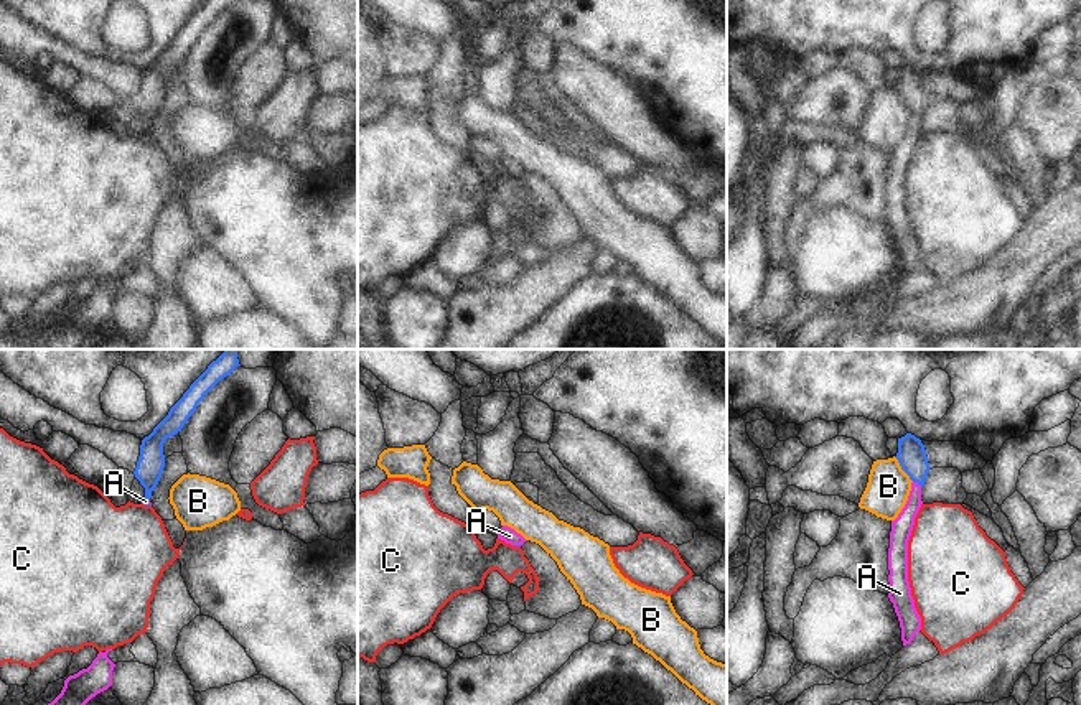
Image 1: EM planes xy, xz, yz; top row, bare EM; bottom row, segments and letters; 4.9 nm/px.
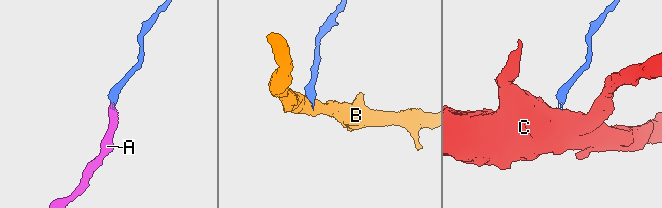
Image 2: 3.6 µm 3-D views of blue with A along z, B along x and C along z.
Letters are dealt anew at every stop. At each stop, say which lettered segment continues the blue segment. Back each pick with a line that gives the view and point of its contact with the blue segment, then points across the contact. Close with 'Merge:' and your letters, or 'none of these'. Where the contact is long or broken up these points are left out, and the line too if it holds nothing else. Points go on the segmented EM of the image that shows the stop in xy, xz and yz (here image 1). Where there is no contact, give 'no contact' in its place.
A: meets blue in yz at (918, 483); runs through yz (912, 455), (918, 471), (918, 483), (915, 501), (902, 526)
Merge: A

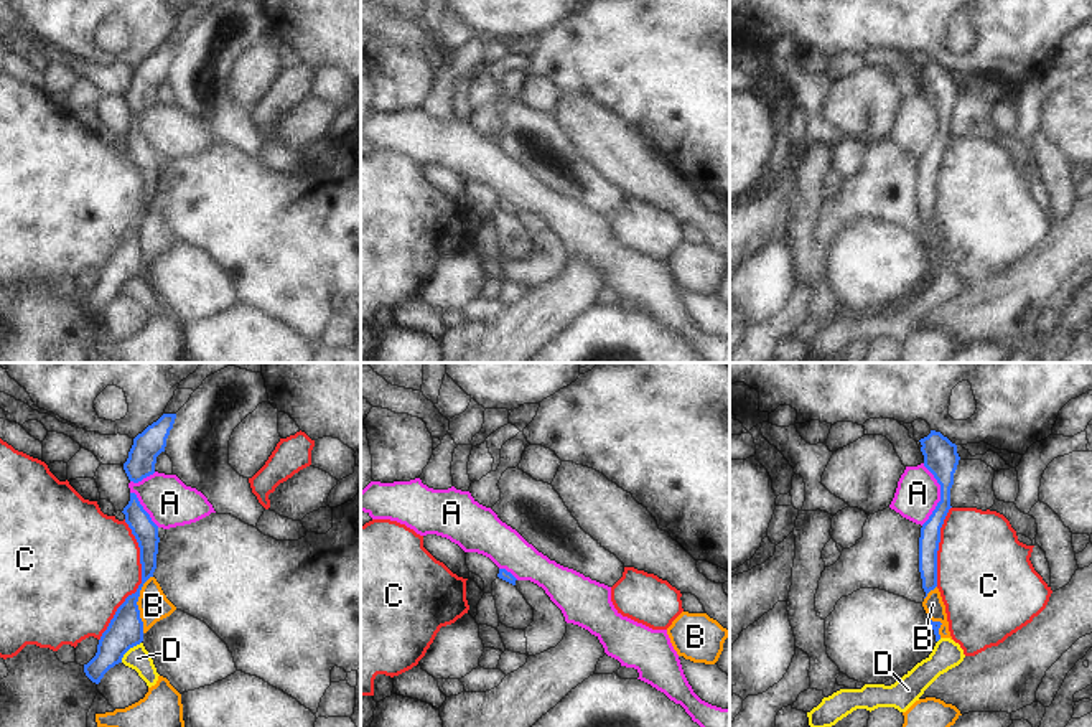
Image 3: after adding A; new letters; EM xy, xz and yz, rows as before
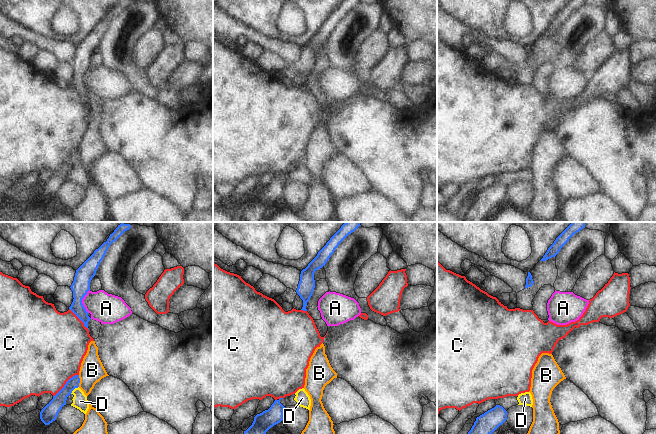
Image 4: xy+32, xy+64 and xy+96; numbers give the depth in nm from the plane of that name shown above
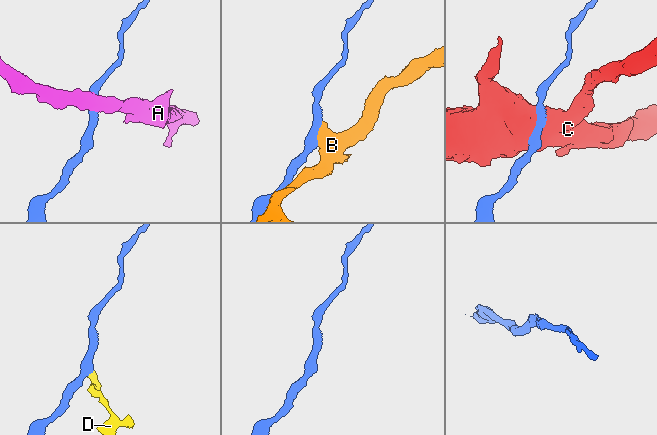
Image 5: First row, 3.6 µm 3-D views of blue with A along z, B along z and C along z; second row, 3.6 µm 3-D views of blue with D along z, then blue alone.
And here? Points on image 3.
Merge: none of these

